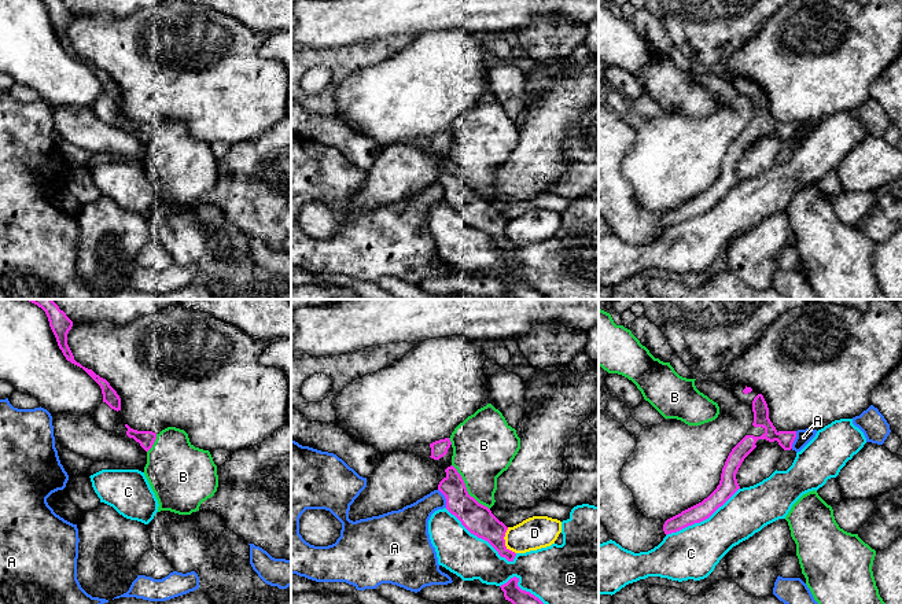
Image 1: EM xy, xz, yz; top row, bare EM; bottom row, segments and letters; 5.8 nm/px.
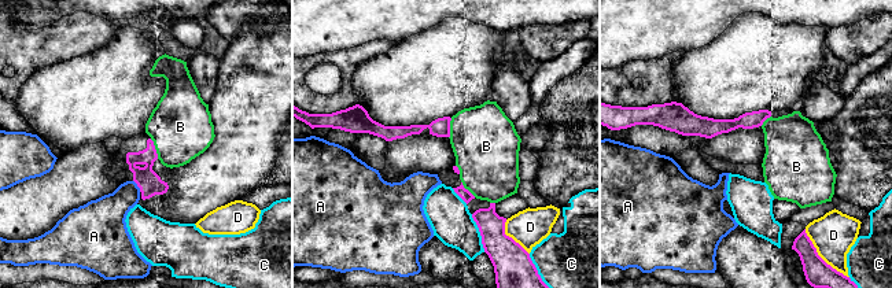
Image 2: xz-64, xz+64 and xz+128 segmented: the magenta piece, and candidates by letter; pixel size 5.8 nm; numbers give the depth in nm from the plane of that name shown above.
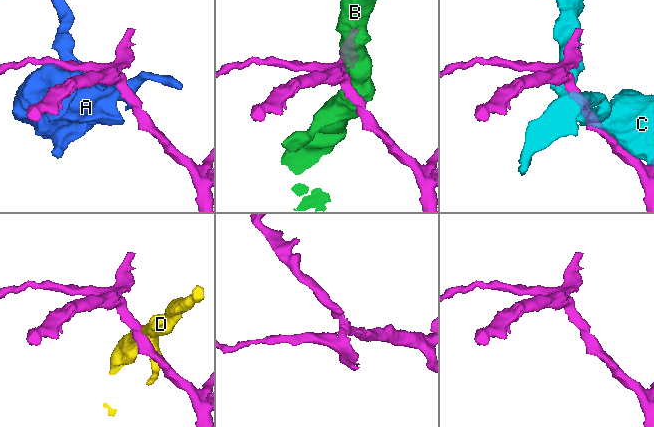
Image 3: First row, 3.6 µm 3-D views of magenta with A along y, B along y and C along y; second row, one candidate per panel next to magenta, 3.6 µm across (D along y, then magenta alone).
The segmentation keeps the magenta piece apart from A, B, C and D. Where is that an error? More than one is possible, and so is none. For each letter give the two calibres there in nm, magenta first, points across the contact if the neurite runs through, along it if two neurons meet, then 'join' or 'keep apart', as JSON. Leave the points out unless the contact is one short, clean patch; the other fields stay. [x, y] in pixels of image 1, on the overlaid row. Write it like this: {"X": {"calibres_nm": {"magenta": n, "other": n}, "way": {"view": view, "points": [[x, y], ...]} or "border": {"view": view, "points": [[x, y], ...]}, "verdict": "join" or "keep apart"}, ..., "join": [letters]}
{"A": {"calibres_nm": {"magenta": 180, "other": 200}, "verdict": "keep apart"}, "B": {"calibres_nm": {"magenta": 180, "other": 360}, "verdict": "keep apart"}, "C": {"calibres_nm": {"magenta": 180, "other": 260}, "verdict": "keep apart"}, "D": {"calibres_nm": {"magenta": 180, "other": 190}, "verdict": "keep apart"}, "join": []}

